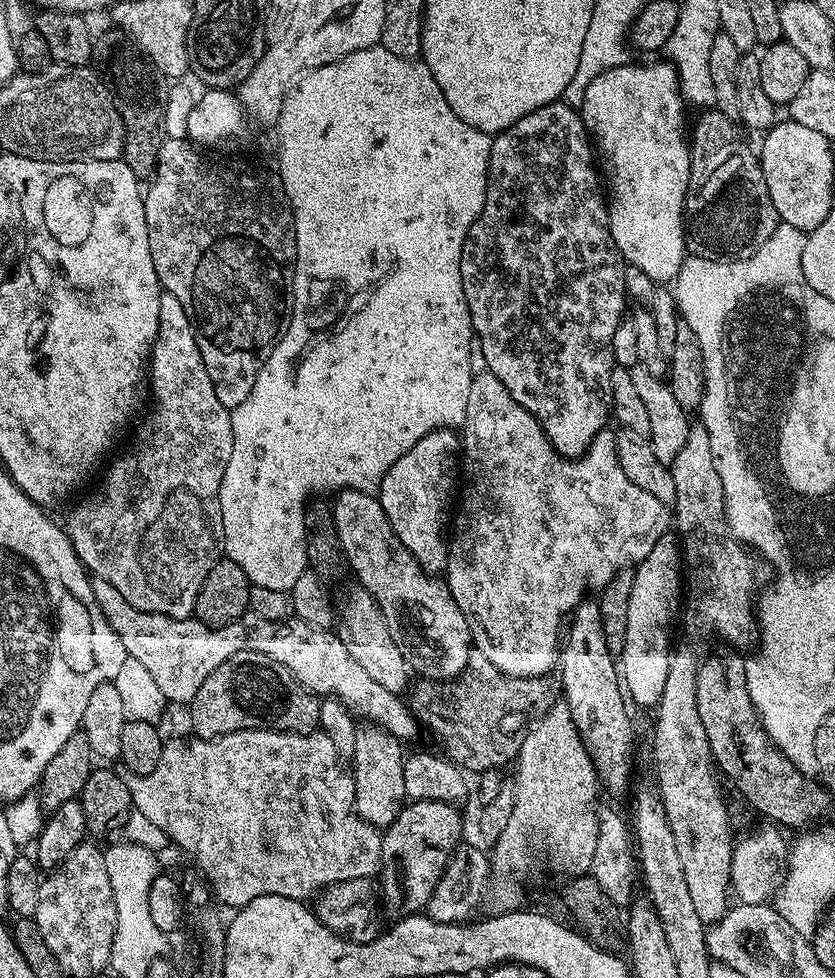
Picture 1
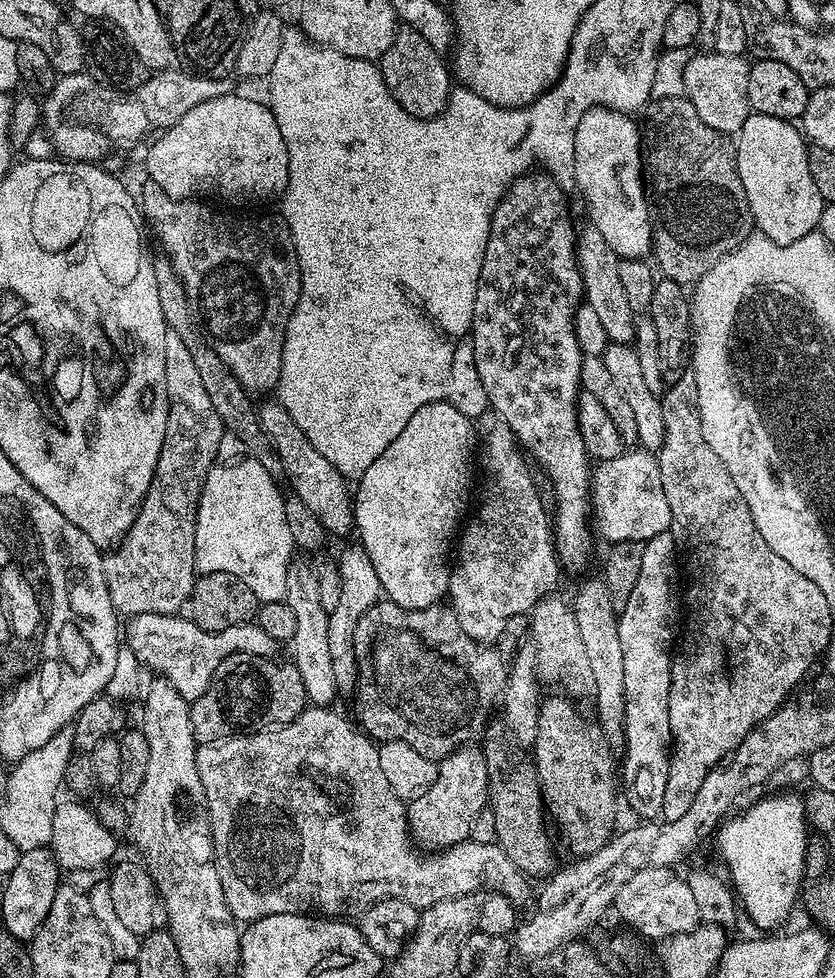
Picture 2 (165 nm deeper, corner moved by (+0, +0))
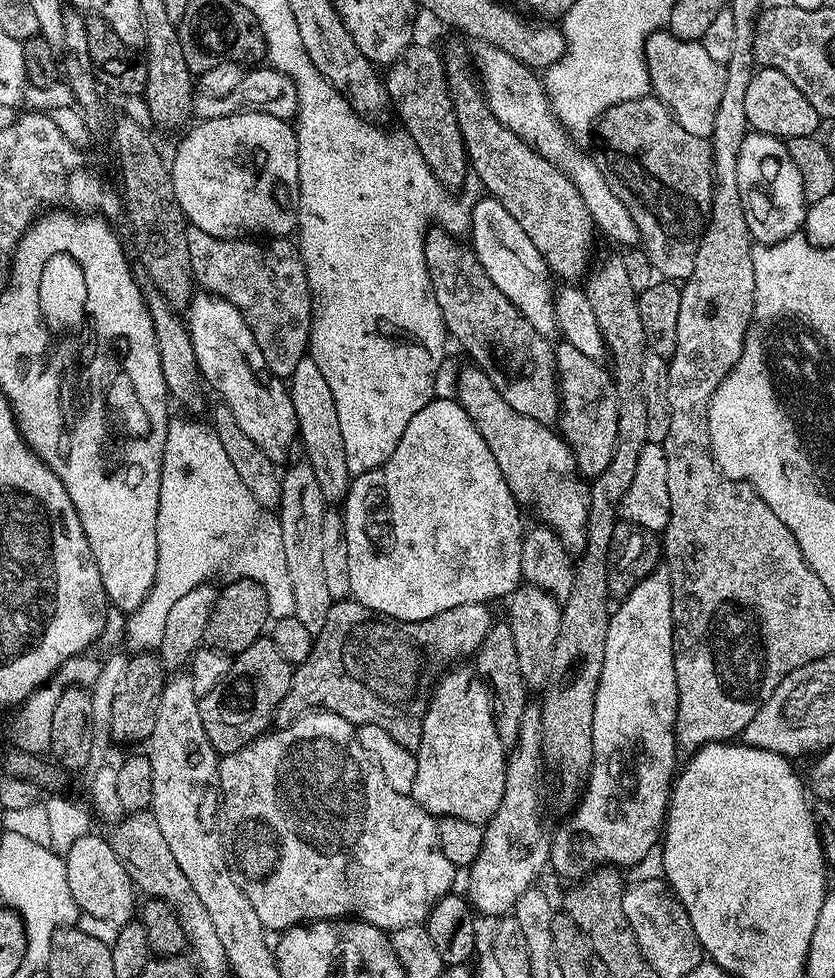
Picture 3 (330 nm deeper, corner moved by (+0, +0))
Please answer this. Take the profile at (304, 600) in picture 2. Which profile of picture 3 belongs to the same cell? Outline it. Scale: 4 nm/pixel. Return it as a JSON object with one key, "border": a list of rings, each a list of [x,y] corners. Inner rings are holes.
{"border":[[[306,462],[291,464],[283,469],[280,482],[282,498],[278,509],[278,523],[281,526],[281,554],[294,594],[295,615],[314,638],[320,633],[322,626],[326,626],[326,614],[330,614],[330,606],[334,603],[322,570],[322,514],[326,503],[311,466]]]}

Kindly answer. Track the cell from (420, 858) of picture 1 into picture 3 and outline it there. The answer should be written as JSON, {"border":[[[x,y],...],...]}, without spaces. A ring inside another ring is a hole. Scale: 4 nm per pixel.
{"border":[[[471,667],[456,668],[436,684],[432,697],[427,697],[424,718],[420,722],[420,745],[416,753],[417,773],[410,793],[416,805],[432,817],[453,816],[483,825],[498,810],[506,786],[506,745],[498,738],[492,717],[492,697],[488,685]]]}

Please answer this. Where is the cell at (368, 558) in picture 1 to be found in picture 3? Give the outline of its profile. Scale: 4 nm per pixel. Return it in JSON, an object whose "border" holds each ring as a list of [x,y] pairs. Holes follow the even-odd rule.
{"border":[[[196,294],[188,303],[186,323],[194,342],[194,354],[200,367],[200,375],[204,377],[207,387],[211,391],[213,388],[224,399],[225,406],[232,411],[230,413],[232,423],[242,426],[242,431],[253,440],[254,446],[258,446],[262,450],[262,454],[266,454],[266,458],[273,460],[277,466],[283,465],[289,459],[287,456],[288,451],[292,448],[292,443],[295,445],[298,440],[291,394],[285,381],[274,375],[266,366],[266,362],[262,358],[262,350],[258,350],[258,342],[254,338],[250,326],[244,320],[244,315],[221,296]]]}

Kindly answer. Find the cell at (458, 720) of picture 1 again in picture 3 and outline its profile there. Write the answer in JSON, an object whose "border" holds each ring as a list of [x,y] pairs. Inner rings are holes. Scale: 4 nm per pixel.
{"border":[[[351,598],[335,601],[330,606],[330,614],[326,614],[326,626],[322,626],[320,633],[314,637],[310,658],[295,665],[290,690],[286,690],[286,698],[282,698],[278,706],[275,723],[283,726],[305,712],[323,710],[346,718],[353,726],[382,726],[382,730],[386,730],[386,734],[390,734],[398,746],[415,750],[420,745],[420,722],[426,707],[422,696],[420,700],[420,679],[424,676],[420,668],[452,660],[455,656],[471,657],[475,654],[494,623],[494,617],[488,610],[488,604],[467,604],[434,614],[434,618],[410,622],[381,618]]]}

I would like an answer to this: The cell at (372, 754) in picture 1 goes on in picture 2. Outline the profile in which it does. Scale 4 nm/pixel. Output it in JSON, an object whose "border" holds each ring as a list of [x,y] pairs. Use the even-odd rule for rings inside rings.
{"border":[[[358,542],[344,545],[336,556],[339,570],[339,598],[334,610],[329,613],[327,634],[329,635],[330,658],[337,691],[353,693],[357,680],[357,656],[354,650],[353,636],[362,614],[383,599],[383,588],[378,579],[377,571],[369,556]]]}

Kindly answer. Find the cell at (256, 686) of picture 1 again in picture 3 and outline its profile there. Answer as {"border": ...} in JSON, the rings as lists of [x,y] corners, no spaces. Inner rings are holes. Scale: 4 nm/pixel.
{"border":[[[271,638],[255,640],[246,646],[246,650],[238,653],[229,663],[228,672],[218,686],[200,697],[202,726],[217,753],[239,753],[257,736],[269,731],[282,698],[286,698],[286,690],[290,690],[293,671],[293,665],[288,664],[282,654],[278,654]]]}

